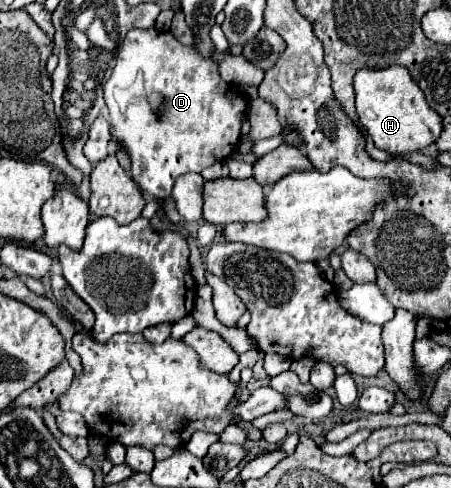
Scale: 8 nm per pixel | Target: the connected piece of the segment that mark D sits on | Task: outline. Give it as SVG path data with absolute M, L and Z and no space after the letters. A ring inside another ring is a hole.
M132 29L122 41L112 77L104 87L104 99L112 121L112 141L130 155L132 179L158 199L172 193L176 177L184 173L202 173L206 167L228 159L240 143L240 129L246 121L248 97L222 81L214 61L204 59L196 47L182 45L170 31Z

